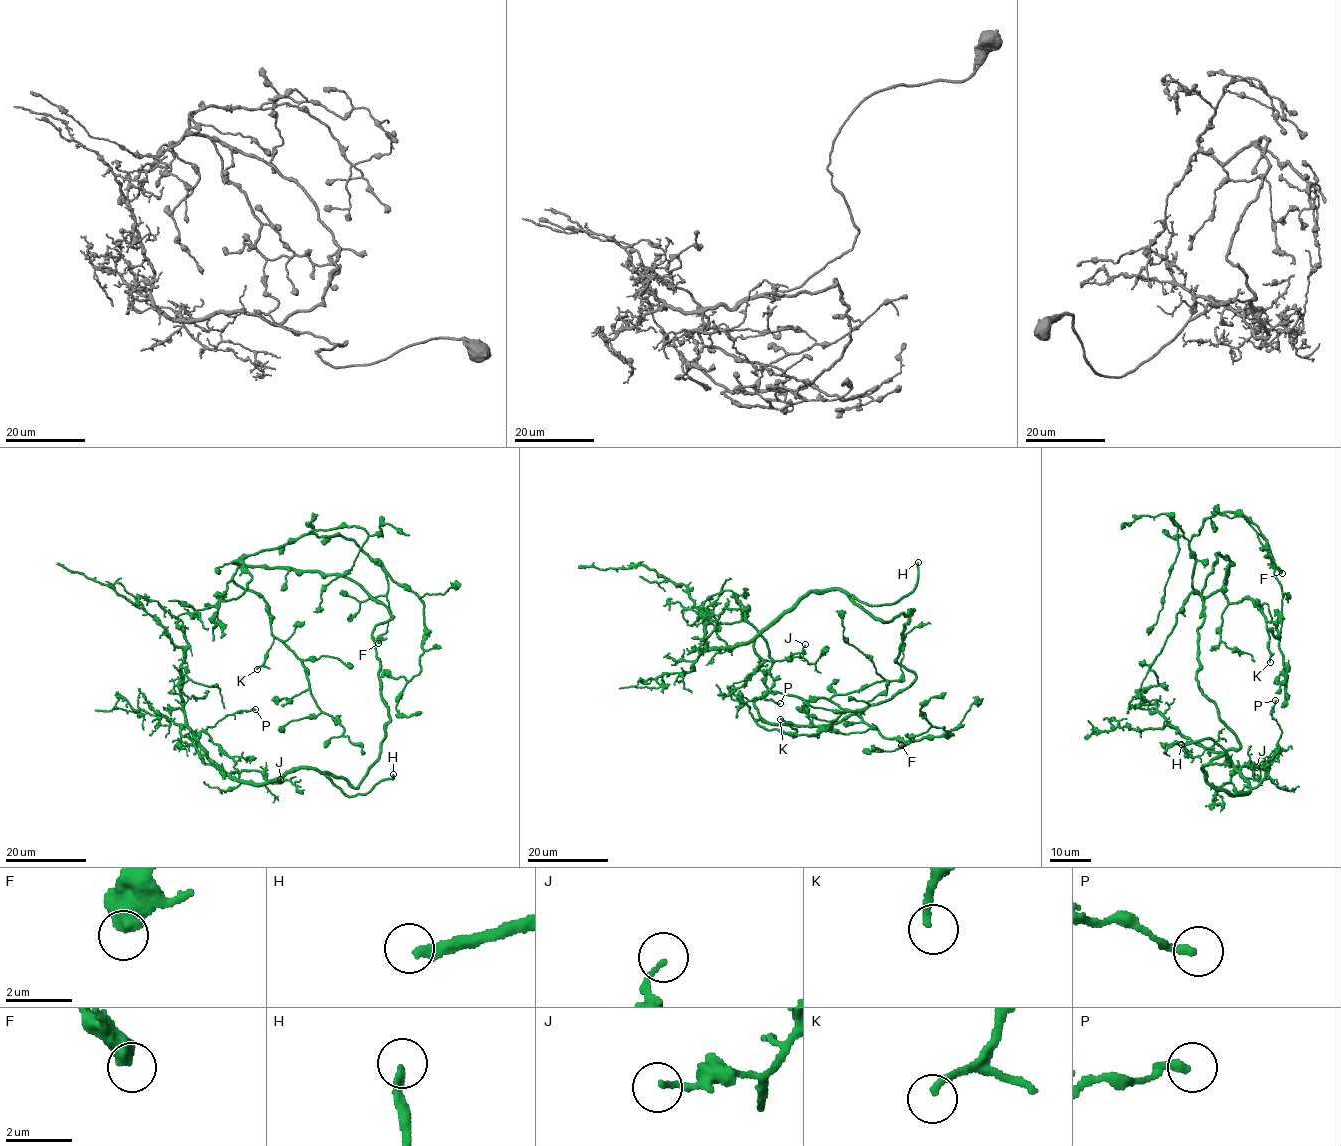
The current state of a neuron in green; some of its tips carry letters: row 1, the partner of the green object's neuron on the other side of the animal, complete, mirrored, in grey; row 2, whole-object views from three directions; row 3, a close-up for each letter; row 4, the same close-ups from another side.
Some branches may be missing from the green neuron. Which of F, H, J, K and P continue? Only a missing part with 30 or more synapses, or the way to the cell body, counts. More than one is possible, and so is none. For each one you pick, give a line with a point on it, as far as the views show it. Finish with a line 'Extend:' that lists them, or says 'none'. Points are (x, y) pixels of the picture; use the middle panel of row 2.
H: Place: (918, 562)
K: Place: (780, 719)
Extend: H, K

